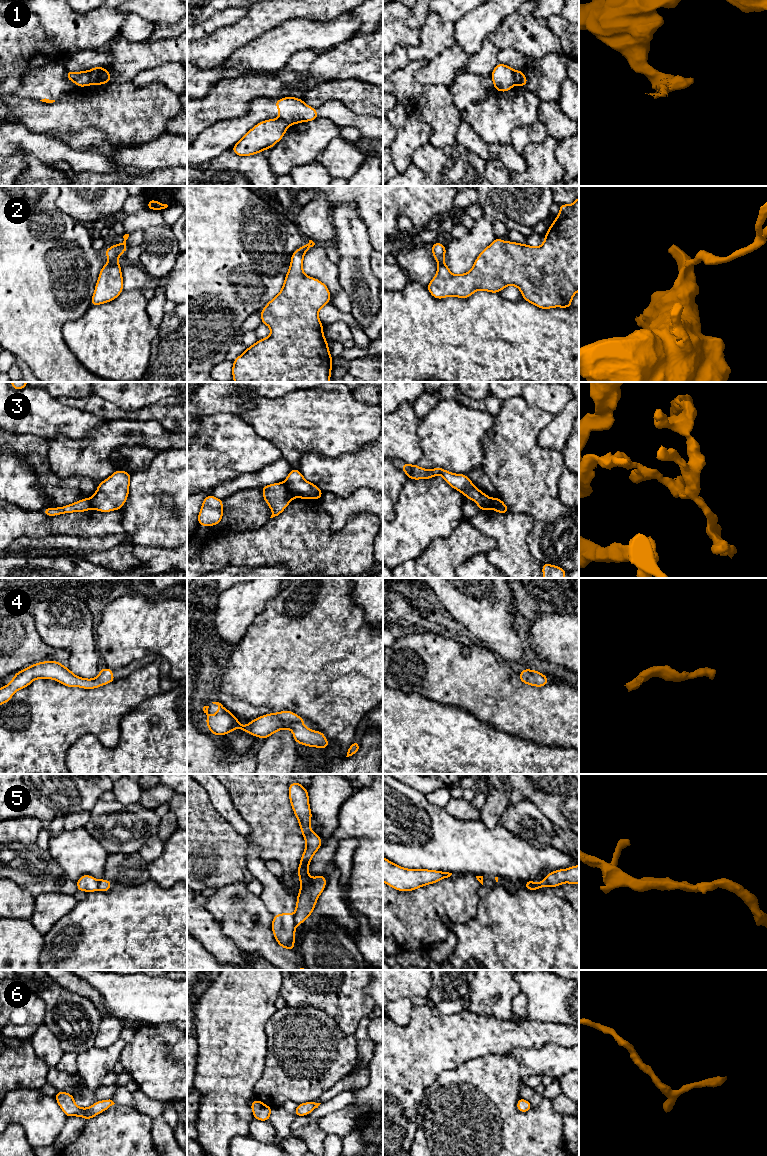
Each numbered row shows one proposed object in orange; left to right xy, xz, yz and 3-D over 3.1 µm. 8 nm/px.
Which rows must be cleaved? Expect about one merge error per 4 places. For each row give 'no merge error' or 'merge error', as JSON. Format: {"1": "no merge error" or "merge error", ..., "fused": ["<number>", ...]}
{"1": "merge error", "2": "merge error", "3": "merge error", "4": "no merge error", "5": "merge error", "6": "no merge error", "fused": ["1", "2", "3", "5"]}

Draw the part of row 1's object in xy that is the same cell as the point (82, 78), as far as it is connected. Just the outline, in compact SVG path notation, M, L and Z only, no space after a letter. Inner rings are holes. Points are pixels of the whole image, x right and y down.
M66 70L66 77L77 84L78 87L85 87L89 84L90 75L88 71L70 72Z

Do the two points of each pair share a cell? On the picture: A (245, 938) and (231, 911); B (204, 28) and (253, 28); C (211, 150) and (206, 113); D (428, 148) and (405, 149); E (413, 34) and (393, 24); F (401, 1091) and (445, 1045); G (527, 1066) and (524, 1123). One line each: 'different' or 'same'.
A: same
B: different
C: different
D: different
E: same
F: same
G: different

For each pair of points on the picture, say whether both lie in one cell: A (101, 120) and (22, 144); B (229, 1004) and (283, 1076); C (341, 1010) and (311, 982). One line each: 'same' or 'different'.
A: different
B: different
C: same

